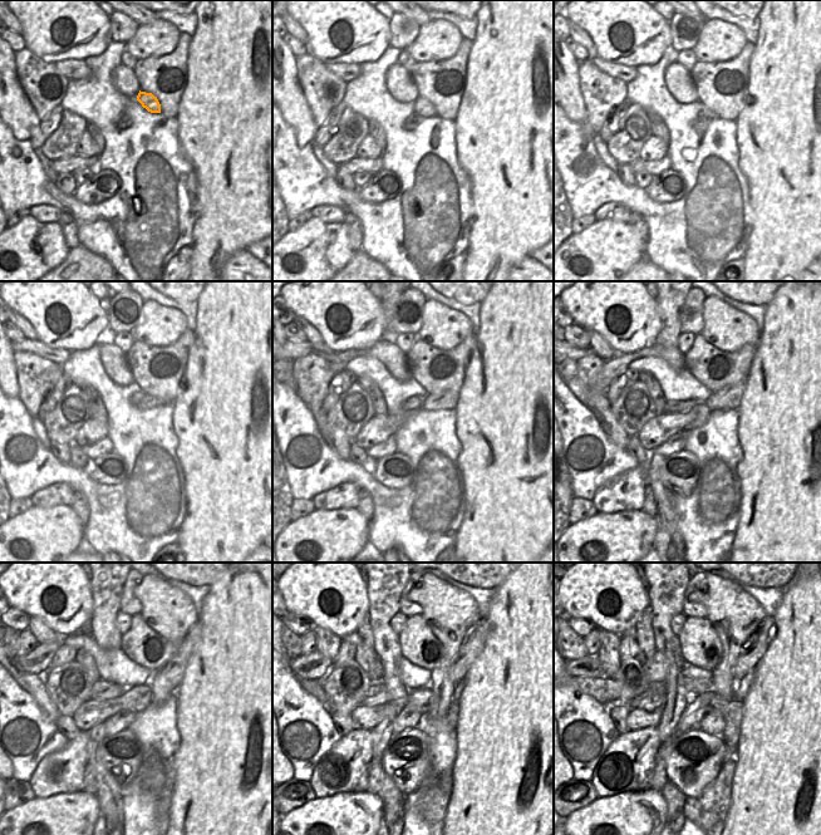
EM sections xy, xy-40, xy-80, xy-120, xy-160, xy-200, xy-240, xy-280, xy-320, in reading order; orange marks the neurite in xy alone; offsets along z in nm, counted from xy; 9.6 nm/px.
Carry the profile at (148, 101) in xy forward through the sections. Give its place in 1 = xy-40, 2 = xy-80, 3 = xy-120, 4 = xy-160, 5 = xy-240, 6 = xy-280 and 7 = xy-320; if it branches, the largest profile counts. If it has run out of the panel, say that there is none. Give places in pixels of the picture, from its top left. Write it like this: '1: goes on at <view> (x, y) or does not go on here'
1: goes on at xy-40 (423, 108)
2: goes on at xy-80 (706, 114)
3: goes on at xy-120 (137, 397)
4: goes on at xy-160 (414, 402)
5: goes on at xy-240 (101, 689)
6: goes on at xy-280 (377, 694)
7: goes on at xy-320 (654, 696)

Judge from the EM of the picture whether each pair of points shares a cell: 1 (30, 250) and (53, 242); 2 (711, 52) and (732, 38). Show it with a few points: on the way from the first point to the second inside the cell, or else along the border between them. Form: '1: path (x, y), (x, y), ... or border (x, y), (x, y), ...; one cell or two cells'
1: path (35, 254), (40, 255), (48, 247); one cell
2: path (716, 47), (727, 39); one cell

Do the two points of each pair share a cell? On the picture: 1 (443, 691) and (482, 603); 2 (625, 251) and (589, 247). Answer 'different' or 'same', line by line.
1: different
2: same

